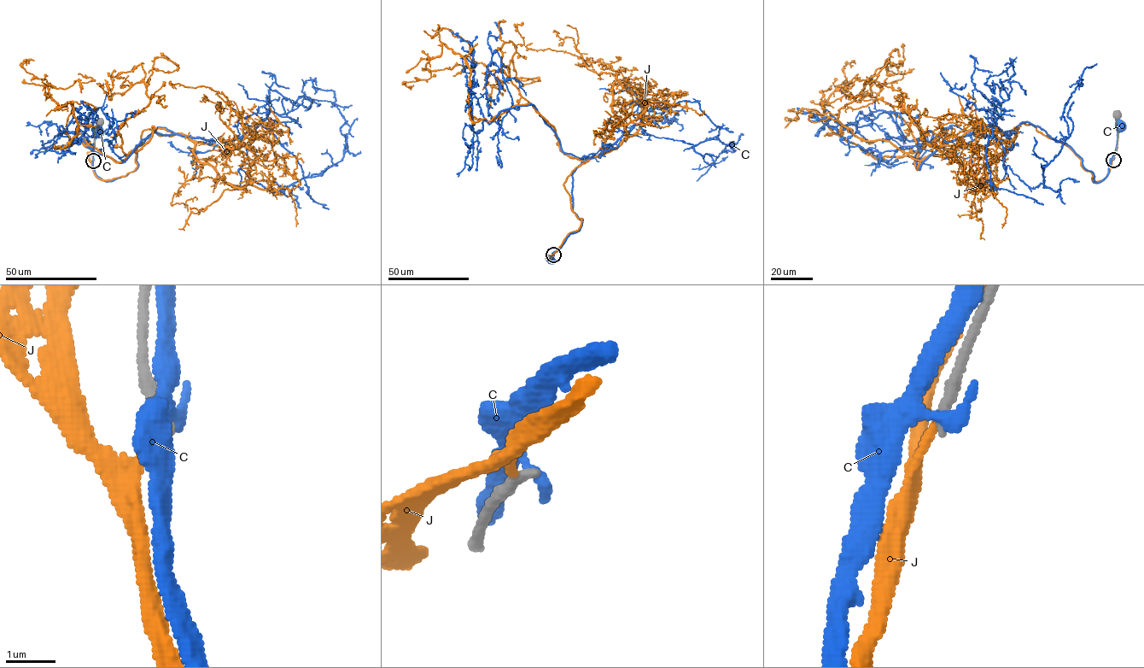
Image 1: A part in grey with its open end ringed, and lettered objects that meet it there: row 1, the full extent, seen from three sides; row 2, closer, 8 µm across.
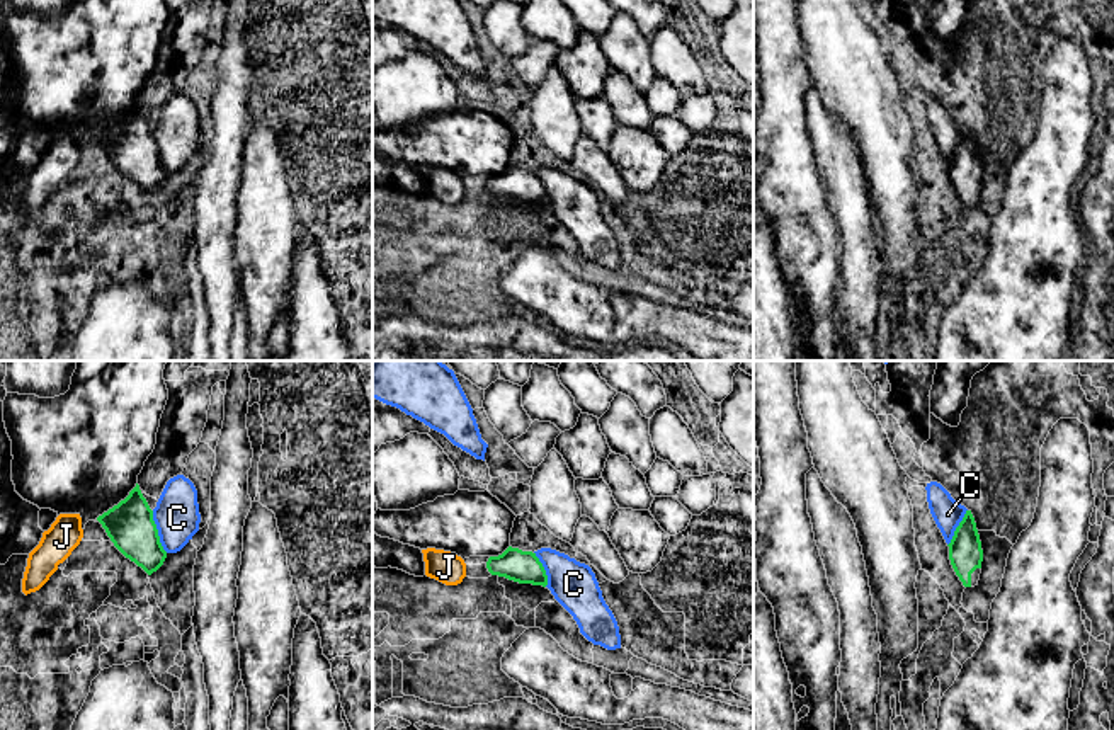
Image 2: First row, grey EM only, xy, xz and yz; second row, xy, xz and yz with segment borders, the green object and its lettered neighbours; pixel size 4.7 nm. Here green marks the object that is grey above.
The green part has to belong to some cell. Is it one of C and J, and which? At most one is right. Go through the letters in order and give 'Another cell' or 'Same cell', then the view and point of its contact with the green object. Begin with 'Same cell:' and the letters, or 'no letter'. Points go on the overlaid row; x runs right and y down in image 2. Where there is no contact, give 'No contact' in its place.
Same cell: no letter
C: Another cell. Touches green at xy (157, 531)
J: Another cell. No contact

